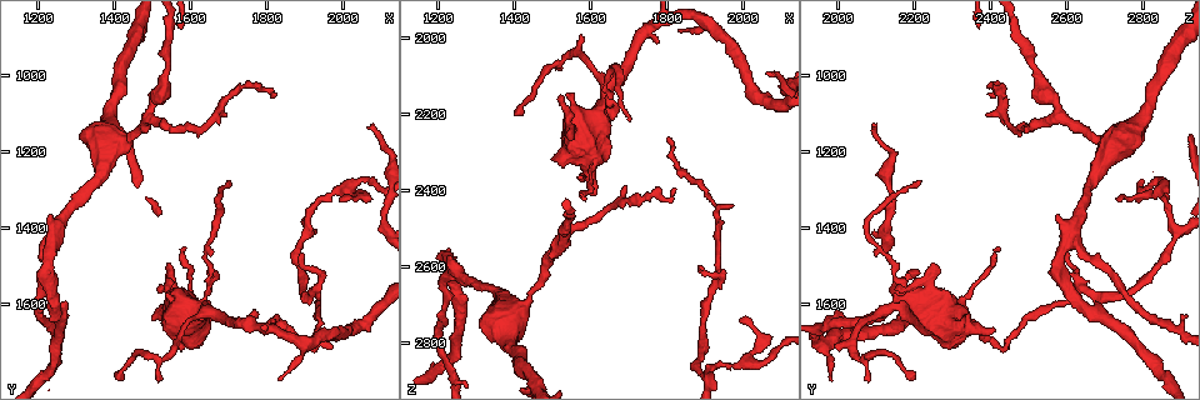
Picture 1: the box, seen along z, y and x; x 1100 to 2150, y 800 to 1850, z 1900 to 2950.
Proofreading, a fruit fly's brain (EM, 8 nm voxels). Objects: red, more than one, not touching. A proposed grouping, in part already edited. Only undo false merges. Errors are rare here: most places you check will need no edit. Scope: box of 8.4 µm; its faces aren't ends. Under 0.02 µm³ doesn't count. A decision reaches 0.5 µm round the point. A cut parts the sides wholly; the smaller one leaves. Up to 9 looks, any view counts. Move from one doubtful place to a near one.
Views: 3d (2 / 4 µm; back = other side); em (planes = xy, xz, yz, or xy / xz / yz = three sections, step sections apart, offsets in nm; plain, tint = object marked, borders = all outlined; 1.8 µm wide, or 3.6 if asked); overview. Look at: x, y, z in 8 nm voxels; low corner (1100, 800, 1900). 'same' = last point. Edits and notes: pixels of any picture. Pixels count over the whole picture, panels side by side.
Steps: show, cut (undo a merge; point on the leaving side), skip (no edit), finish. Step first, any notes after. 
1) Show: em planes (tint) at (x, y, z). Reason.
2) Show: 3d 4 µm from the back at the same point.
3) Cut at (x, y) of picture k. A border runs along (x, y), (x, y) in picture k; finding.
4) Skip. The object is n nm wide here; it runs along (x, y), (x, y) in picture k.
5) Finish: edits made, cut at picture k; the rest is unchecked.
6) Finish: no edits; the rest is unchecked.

Show: 3d 2 µm at (1530, 1745, 2060). Abrupt turn.

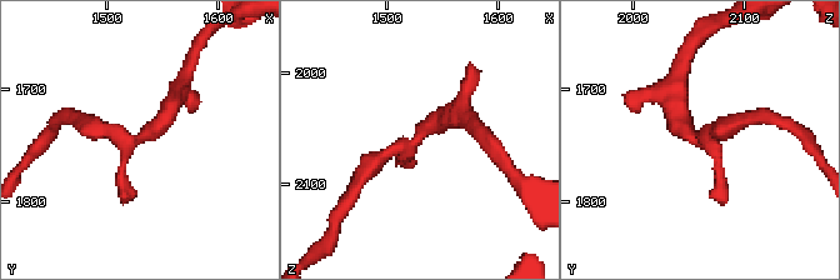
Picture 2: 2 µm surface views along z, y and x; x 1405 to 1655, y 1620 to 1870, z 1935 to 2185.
Show: em planes (tint) at (1528, 1746, 2060).

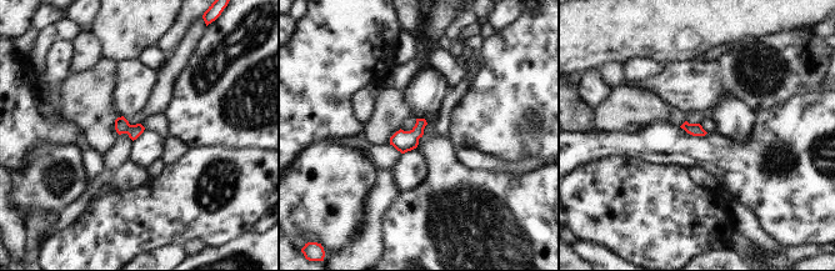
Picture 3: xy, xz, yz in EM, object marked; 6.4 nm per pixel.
Skip. The object is 80 nm wide here; all the same cell.

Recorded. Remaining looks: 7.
Show: em planes (tint) at (1935, 1700, 2440). Abrupt turn.

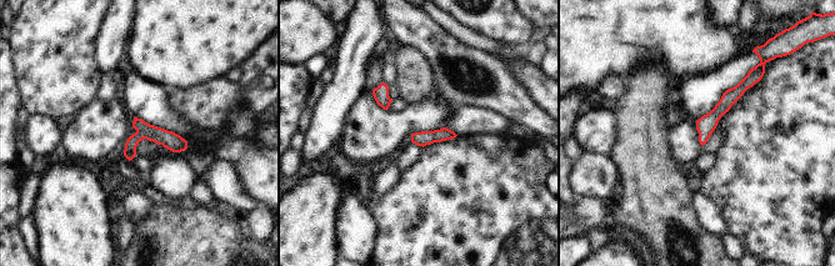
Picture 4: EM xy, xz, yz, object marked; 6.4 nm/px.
Skip. It runs along (749, 78), (705, 125), (703, 140) in picture 4; one cell here.

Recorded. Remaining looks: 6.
Show: em planes (tint) at (1910, 1400, 2885). Sharp bend.

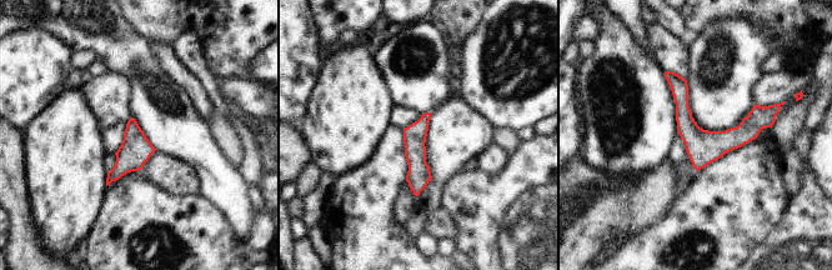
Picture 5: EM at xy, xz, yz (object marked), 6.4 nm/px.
Skip. The object is 140 nm wide here; continuous, no second cell.

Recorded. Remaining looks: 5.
Show: em yz step 16 (tint) at (1490, 1115, 2585).

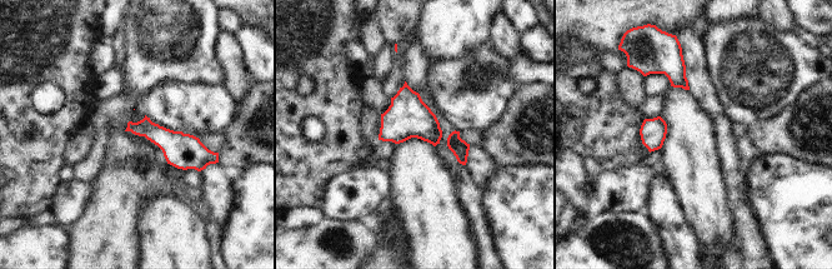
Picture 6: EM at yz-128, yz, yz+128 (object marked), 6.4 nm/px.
Show: em planes (tint) at the same point.

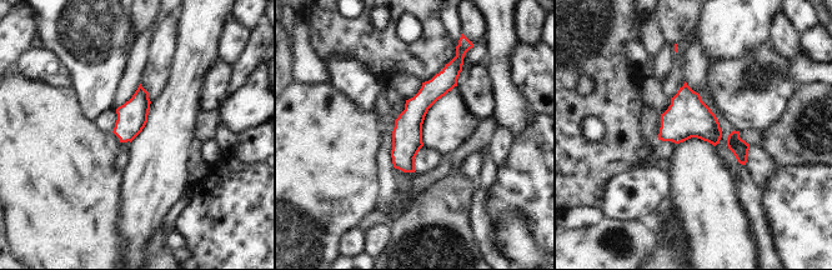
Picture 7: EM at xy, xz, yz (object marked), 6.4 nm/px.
Skip. It runs along (454, 66), (415, 109), (397, 165) in picture 7; all the same cell.

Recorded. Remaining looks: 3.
Finish: no edits; the rest is unchecked.

